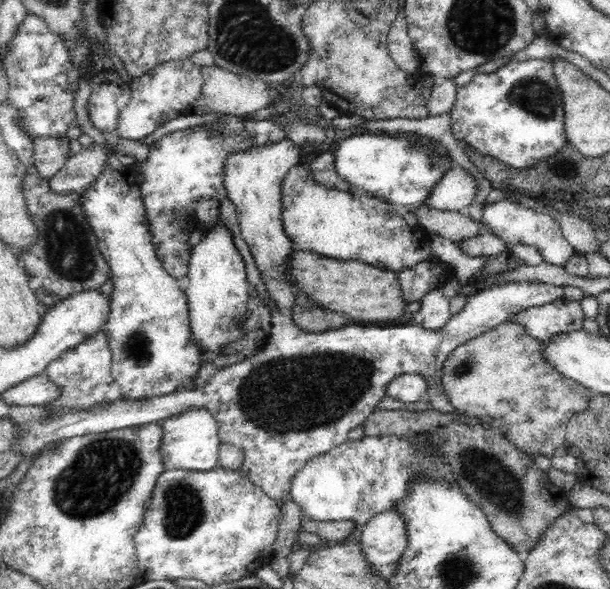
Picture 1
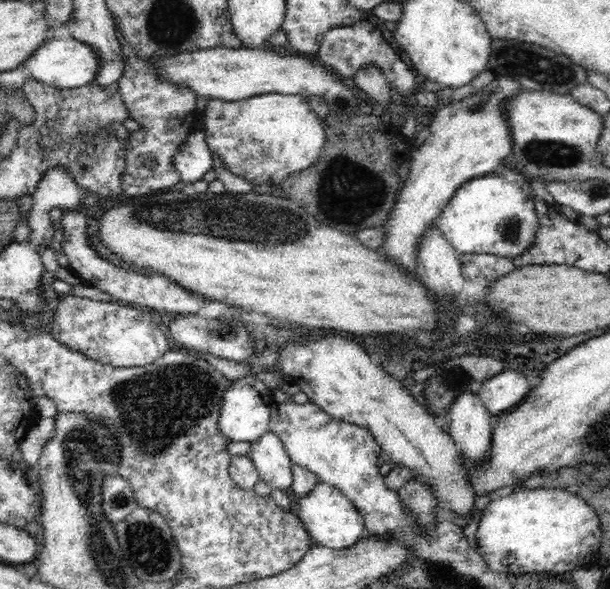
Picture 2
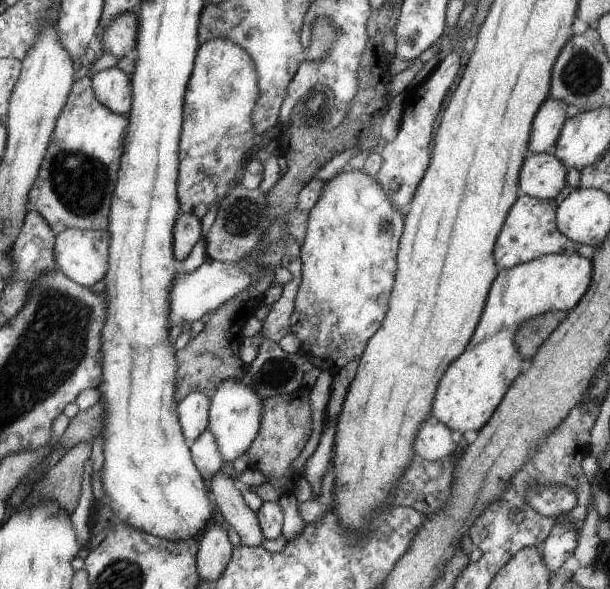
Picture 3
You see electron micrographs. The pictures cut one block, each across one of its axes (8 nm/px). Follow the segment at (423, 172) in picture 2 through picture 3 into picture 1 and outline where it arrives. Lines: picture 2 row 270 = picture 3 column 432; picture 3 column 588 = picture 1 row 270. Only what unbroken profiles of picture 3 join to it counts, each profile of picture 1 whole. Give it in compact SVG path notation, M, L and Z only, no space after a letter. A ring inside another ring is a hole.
M288 139L252 146L249 149L248 152L237 152L226 159L225 189L227 197L236 206L242 238L253 254L271 302L274 302L279 310L289 314L296 306L297 298L296 281L290 279L290 262L295 249L290 237L286 235L282 220L282 182L286 173L299 164L301 149Z

